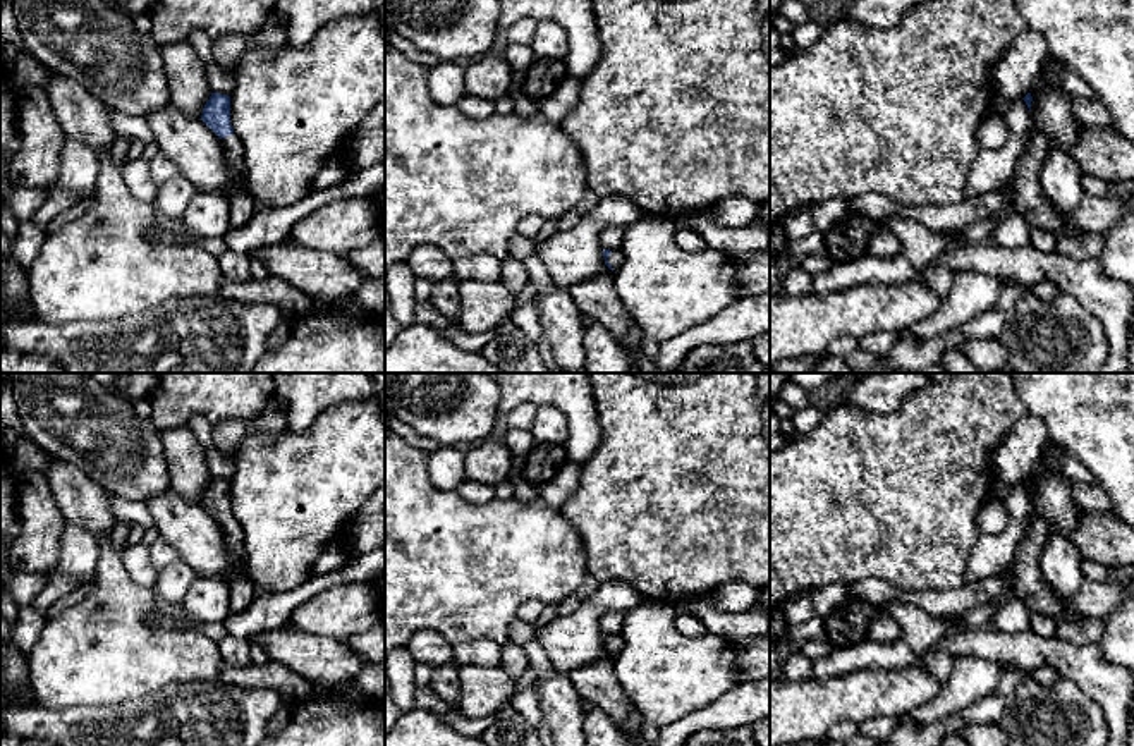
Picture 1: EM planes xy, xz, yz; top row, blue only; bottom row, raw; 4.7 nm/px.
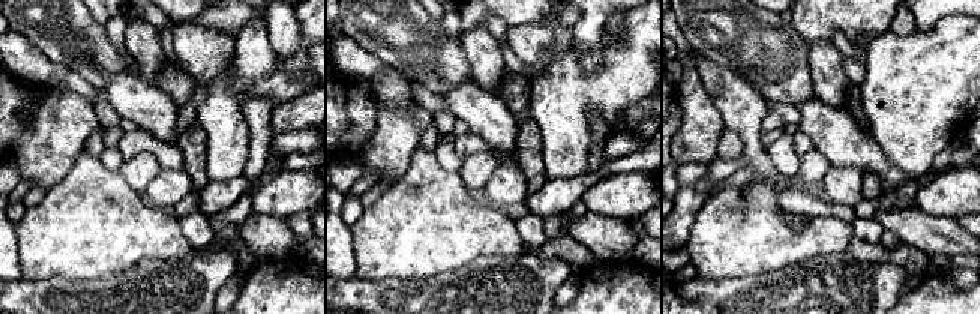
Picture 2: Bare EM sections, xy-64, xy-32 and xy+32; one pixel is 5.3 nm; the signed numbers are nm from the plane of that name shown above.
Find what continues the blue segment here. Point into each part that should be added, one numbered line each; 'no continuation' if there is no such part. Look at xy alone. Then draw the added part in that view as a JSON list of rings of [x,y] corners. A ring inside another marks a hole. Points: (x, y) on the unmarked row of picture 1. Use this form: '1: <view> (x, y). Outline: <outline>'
1: xy (232, 531). Outline: [[[235,519],[220,524],[227,550],[237,559],[246,560],[242,528]]]

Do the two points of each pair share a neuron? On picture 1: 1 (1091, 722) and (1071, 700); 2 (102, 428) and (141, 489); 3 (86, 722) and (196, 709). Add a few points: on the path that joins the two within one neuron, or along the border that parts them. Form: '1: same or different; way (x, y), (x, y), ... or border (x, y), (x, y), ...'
1: same; way (1086, 717), (1074, 705)
2: same; way (112, 444), (136, 473)
3: same; way (114, 722), (169, 722)

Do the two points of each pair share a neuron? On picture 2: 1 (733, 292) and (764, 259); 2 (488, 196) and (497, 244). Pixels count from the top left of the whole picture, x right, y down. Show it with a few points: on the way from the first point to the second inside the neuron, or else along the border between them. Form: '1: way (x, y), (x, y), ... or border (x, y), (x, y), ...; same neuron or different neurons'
1: border (781, 268), (772, 272), (712, 280); different neurons
2: border (477, 196), (485, 203), (503, 209); different neurons

